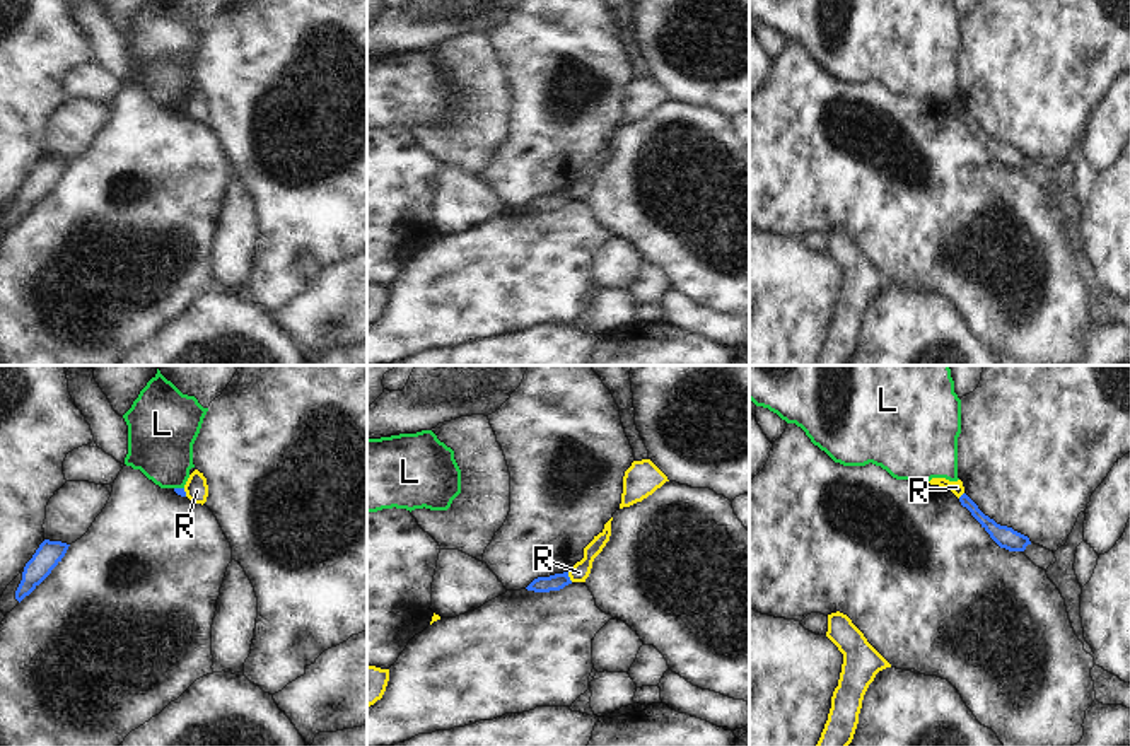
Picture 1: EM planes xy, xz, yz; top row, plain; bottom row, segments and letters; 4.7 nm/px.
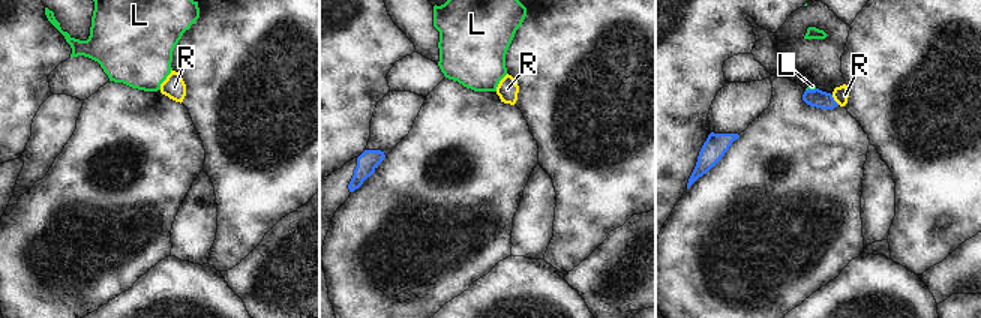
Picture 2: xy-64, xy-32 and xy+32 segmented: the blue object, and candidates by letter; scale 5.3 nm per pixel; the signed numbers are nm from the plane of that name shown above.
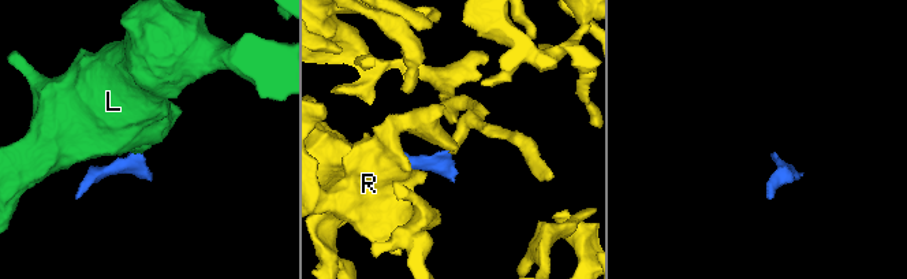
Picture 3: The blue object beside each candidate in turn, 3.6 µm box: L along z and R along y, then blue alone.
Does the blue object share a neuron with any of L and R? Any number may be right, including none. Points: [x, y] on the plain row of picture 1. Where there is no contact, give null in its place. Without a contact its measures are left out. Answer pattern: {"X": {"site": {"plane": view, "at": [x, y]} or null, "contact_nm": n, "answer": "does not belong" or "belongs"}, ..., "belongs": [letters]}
{"L": {"site": {"plane": "xy", "at": [180, 106]}, "contact_nm": 50, "answer": "does not belong"}, "R": {"site": {"plane": "xz", "at": [569, 195]}, "contact_nm": 50, "answer": "does not belong"}, "belongs": []}

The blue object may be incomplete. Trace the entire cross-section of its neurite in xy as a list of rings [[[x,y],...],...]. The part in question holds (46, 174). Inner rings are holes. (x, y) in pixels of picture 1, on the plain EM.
[[[44,157],[20,191],[7,203],[0,215],[0,229],[10,230],[29,213],[61,179],[70,162]]]

